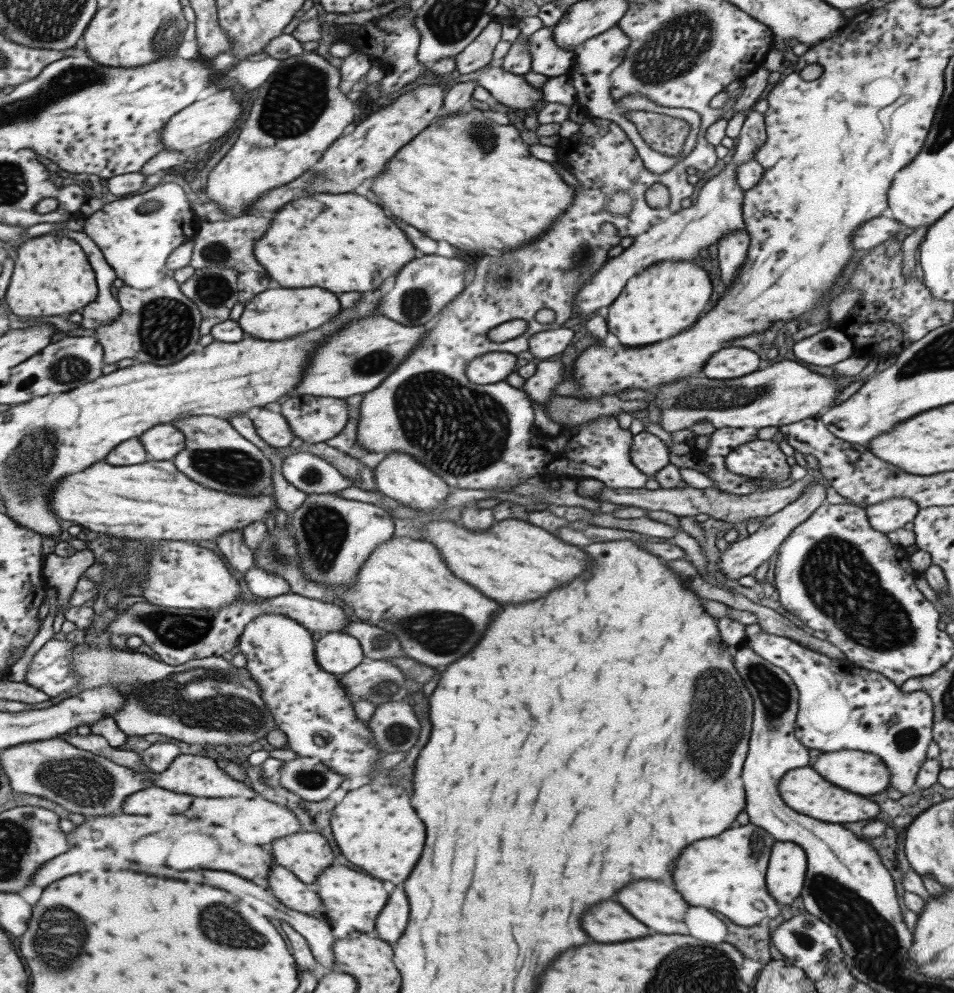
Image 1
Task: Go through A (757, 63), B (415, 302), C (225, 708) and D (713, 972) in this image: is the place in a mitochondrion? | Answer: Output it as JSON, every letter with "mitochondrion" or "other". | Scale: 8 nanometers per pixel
{"A":"other","B":"mitochondrion","C":"mitochondrion","D":"mitochondrion"}

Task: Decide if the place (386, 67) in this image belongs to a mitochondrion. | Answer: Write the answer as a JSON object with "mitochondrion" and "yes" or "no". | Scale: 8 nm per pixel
{"mitochondrion":"no"}

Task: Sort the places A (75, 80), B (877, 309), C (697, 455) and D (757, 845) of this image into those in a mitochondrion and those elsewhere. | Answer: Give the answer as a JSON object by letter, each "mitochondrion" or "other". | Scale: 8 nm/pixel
{"A":"mitochondrion","B":"other","C":"other","D":"mitochondrion"}

